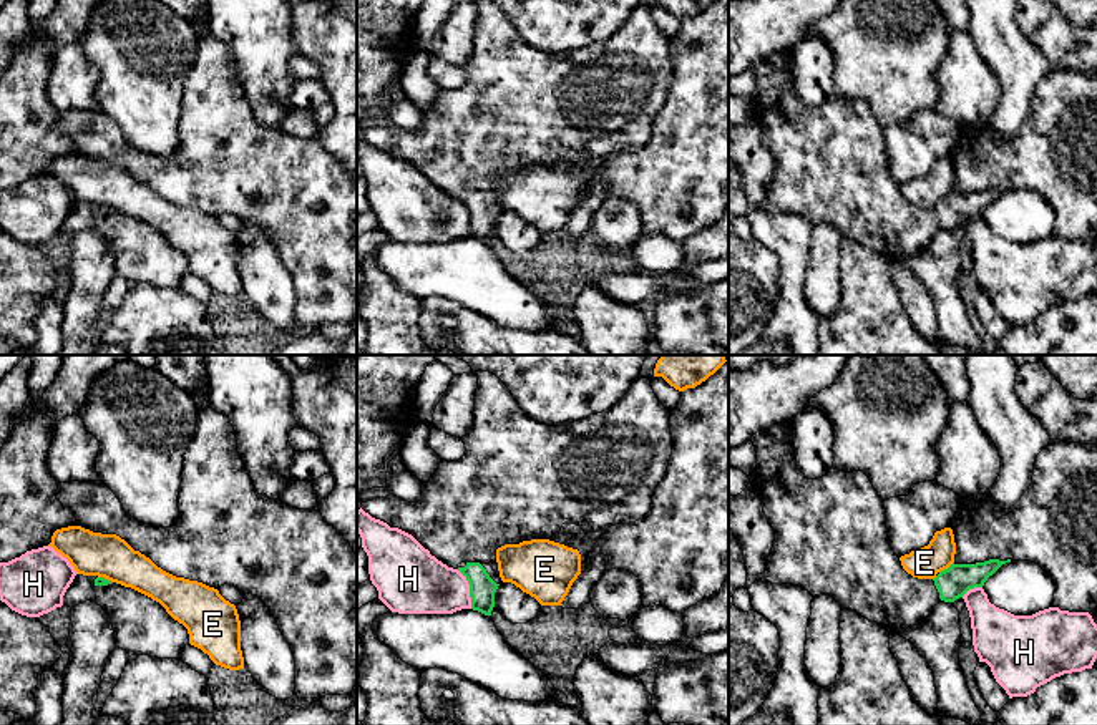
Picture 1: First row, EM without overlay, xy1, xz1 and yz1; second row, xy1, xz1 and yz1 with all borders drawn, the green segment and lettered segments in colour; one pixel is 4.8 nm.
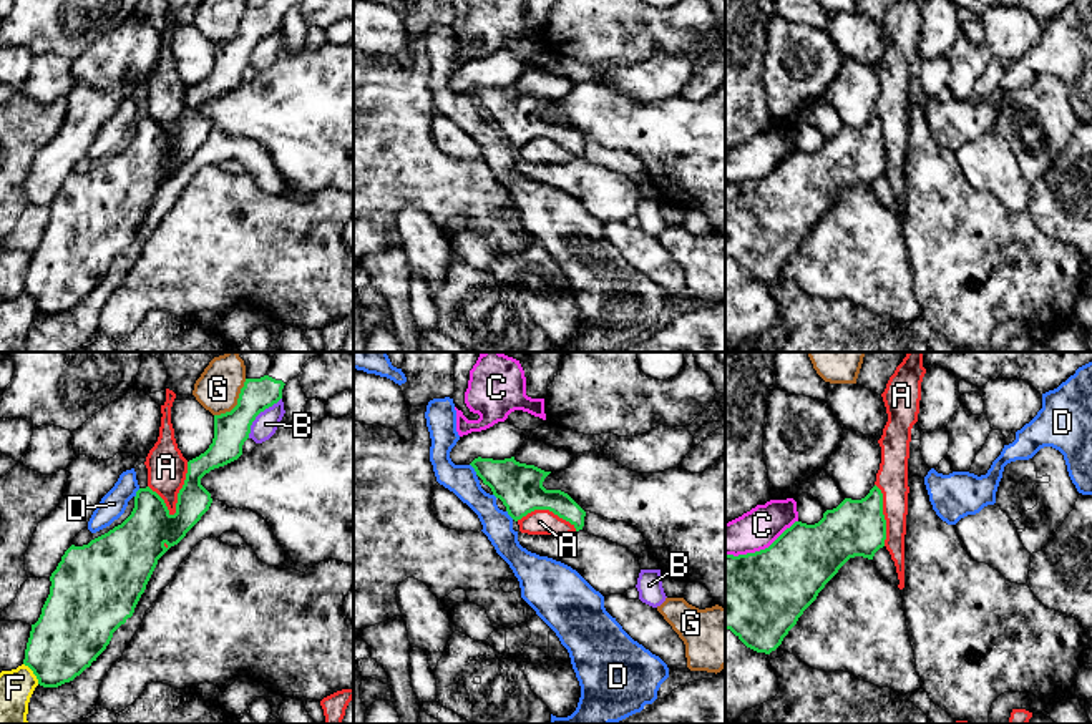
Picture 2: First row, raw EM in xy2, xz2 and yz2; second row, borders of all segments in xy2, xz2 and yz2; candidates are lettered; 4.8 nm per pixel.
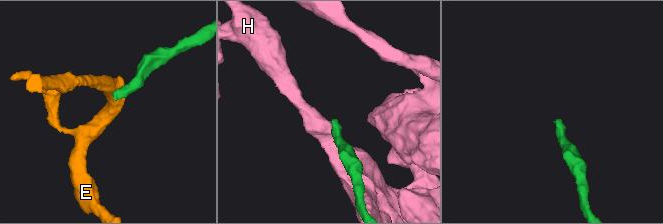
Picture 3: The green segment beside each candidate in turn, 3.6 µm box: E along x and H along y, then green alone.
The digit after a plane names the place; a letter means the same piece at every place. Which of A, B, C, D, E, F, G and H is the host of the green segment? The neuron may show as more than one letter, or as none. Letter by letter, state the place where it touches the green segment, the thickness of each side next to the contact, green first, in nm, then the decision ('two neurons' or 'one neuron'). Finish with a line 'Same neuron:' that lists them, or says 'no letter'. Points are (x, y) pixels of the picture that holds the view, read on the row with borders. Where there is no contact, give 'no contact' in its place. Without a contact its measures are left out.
A: meets green in xy2 at (180, 490); 220 nm thick on the green side, 190 nm on the other; two neurons
B: meets green in xy2 at (258, 414); 170 nm thick on the green side, 120 nm on the other; two neurons
C: meets green in yz2 at (760, 550); 440 nm thick on the green side, 200 nm on the other; two neurons
D: meets green in xz2 at (473, 467); 220 nm thick on the green side, 150 nm on the other; two neurons
E: meets green in yz1 at (948, 568); 160 nm thick on the green side, 150 nm on the other; two neurons
F: meets green in xy2 at (34, 673); 340 nm thick on the green side, 160 nm on the other; two neurons
G: meets green in xy2 at (238, 402); 170 nm thick on the green side, 220 nm on the other; two neurons
H: meets green in xz1 at (470, 589); 130 nm thick on the green side, 280 nm on the other; two neurons
Same neuron: no letter

